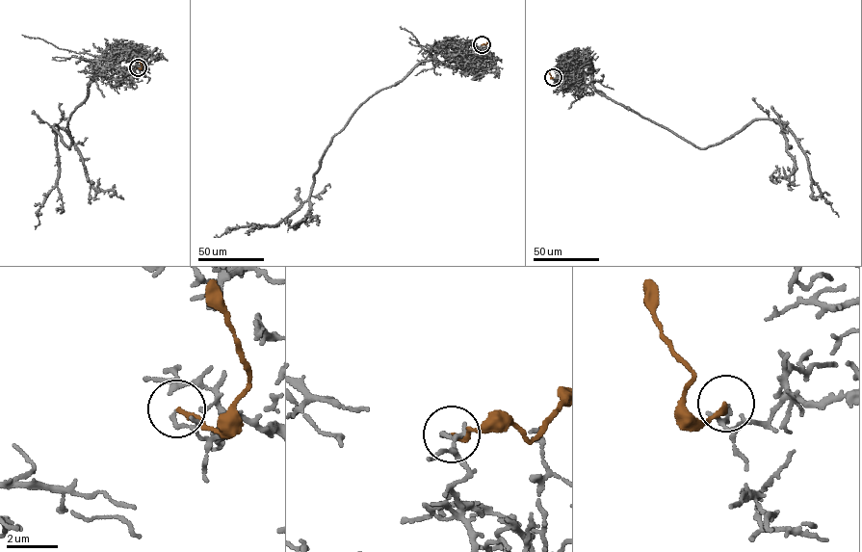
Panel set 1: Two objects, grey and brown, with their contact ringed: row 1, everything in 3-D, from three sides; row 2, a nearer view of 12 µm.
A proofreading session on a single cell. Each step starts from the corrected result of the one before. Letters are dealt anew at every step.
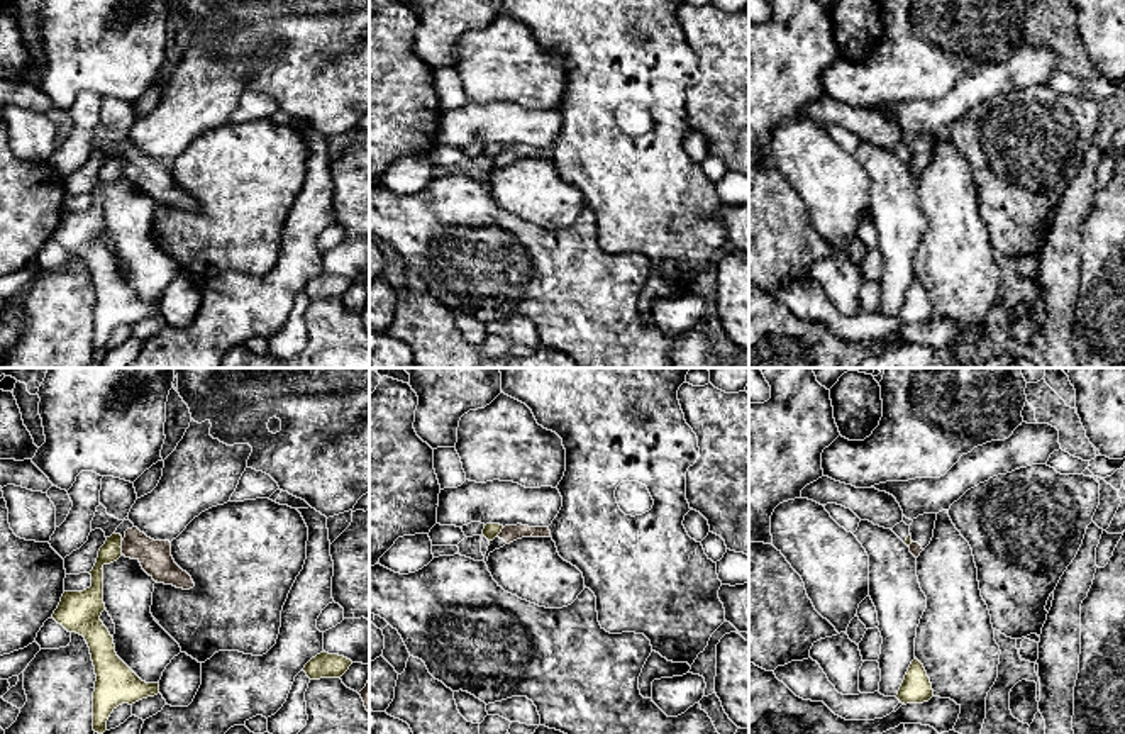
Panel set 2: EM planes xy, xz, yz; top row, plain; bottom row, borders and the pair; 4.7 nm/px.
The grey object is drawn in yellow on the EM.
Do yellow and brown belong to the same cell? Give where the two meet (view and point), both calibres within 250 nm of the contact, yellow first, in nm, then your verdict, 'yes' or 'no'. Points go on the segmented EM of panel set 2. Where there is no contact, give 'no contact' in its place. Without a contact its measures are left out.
contact xy (121, 548); calibres 100 and 160 nm; no

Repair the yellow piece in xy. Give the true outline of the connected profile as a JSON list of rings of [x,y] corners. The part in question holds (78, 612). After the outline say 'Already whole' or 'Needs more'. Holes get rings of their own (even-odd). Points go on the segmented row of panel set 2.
[[[112,534],[98,551],[91,587],[64,592],[53,619],[68,632],[85,637],[95,666],[93,731],[103,734],[110,714],[122,703],[136,703],[159,693],[159,683],[142,681],[115,653],[114,637],[100,620],[103,603],[103,566],[122,556],[122,536]]]. Already whole

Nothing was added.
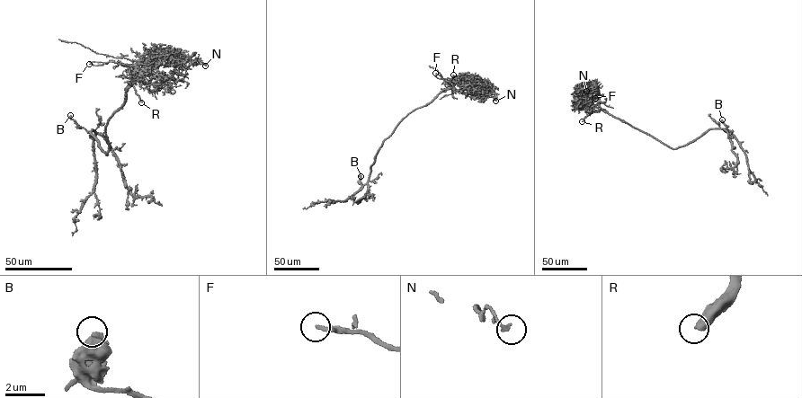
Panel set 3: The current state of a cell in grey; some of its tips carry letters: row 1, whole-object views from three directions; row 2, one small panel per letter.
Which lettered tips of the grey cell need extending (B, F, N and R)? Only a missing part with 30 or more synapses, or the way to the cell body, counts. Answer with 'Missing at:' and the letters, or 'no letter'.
Missing at: R

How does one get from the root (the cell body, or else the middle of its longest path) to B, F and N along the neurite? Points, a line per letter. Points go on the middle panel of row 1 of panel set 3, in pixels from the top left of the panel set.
B: (397, 125), (378, 149), (370, 165), (368, 181), (360, 190), (360, 176)
F: (397, 125), (444, 89), (454, 89), (452, 83), (446, 82), (435, 73)
N: (397, 125), (446, 89), (473, 94), (494, 93), (495, 101)

